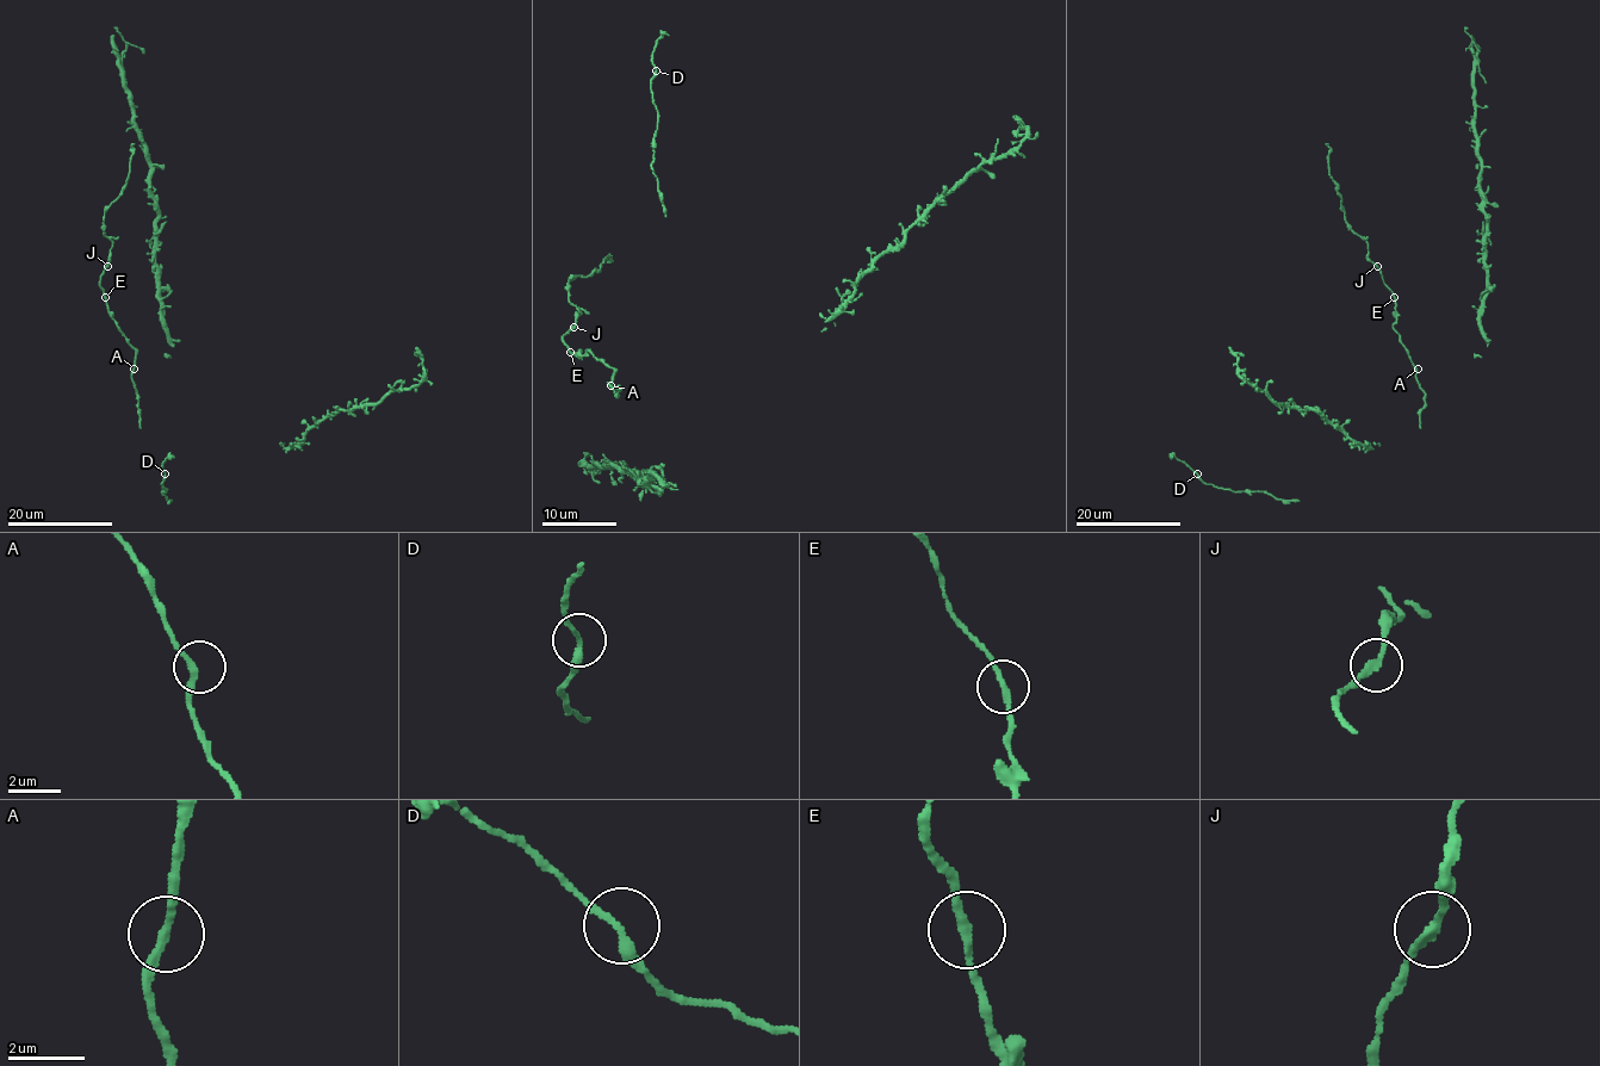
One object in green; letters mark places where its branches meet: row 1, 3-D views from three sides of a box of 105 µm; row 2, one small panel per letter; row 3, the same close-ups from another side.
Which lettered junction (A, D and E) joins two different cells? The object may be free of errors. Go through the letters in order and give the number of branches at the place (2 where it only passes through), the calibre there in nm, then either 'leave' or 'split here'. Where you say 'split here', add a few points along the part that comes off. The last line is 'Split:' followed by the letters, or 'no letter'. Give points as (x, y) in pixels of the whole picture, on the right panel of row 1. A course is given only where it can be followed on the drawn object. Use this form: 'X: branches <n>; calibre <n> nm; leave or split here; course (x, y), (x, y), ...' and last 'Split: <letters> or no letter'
A: branches 2; calibre 220 nm; leave
D: branches 2; calibre 200 nm; leave
E: branches 2; calibre 200 nm; leave
Split: no letter

